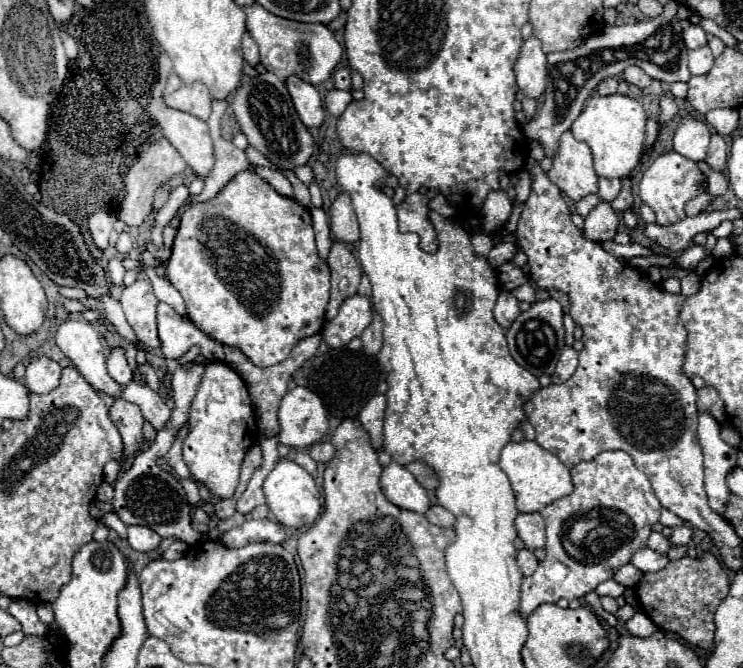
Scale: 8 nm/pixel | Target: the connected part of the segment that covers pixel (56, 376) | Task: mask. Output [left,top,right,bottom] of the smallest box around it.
[26,356,62,394]

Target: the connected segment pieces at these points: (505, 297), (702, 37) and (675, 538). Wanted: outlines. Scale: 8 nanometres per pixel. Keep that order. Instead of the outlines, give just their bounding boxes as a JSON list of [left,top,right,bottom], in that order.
[[494,290,520,328],[682,24,708,48],[670,526,692,544]]

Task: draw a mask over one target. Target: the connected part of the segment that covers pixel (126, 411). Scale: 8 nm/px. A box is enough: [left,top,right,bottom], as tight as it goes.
[110,400,144,456]

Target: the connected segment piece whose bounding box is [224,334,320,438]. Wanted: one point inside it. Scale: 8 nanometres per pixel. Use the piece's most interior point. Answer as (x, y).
(267, 386)

